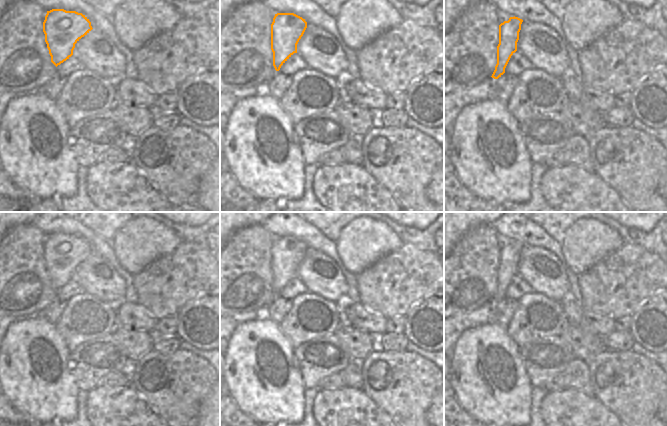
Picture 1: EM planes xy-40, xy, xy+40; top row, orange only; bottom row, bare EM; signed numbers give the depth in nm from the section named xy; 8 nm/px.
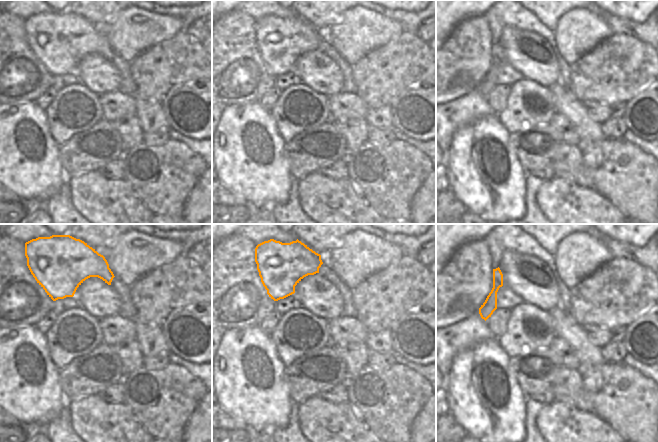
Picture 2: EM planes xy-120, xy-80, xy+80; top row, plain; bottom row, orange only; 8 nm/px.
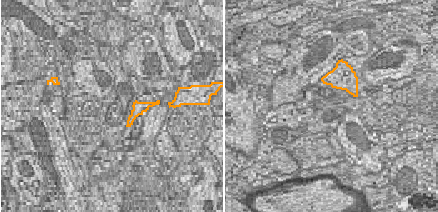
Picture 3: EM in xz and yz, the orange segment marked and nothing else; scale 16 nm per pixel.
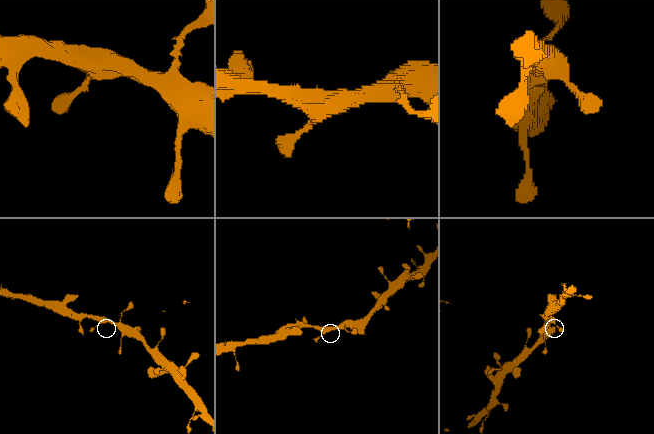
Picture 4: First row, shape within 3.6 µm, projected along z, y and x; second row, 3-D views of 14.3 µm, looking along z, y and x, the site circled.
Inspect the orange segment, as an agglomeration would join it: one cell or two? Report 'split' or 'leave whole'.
leave whole

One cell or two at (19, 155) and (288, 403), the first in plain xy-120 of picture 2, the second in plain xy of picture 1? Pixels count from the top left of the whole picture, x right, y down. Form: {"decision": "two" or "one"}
{"decision": "one"}

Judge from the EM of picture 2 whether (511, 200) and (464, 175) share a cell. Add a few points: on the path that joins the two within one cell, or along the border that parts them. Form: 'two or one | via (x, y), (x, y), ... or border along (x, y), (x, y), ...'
one | via (499, 202), (493, 207), (491, 202), (476, 187)

